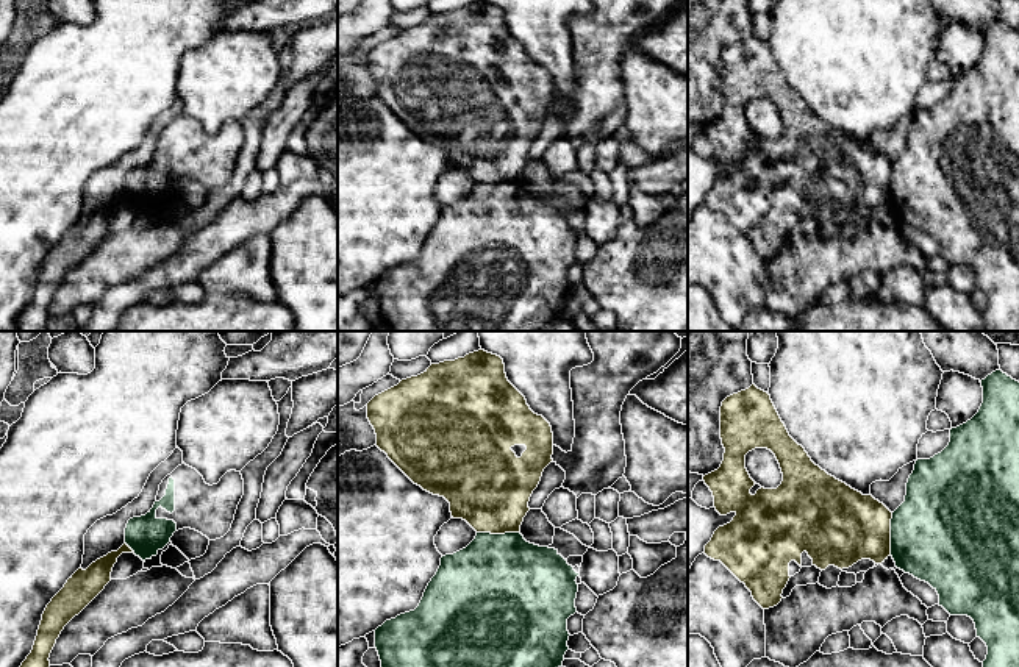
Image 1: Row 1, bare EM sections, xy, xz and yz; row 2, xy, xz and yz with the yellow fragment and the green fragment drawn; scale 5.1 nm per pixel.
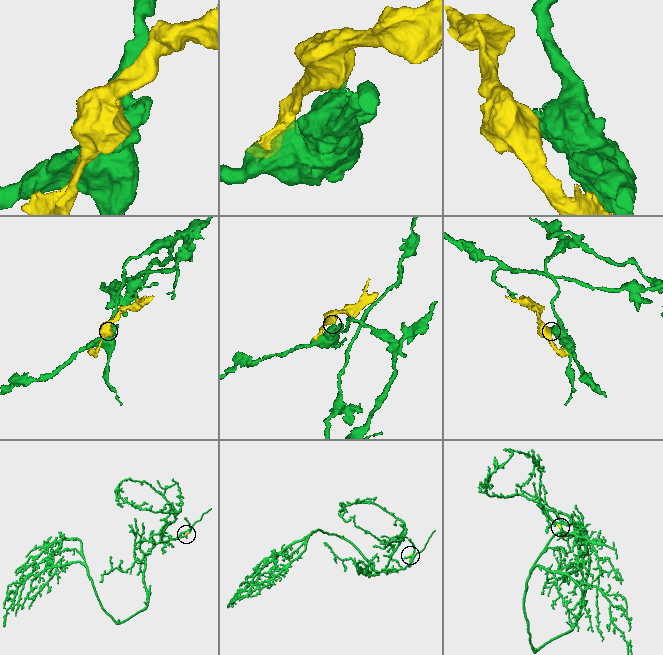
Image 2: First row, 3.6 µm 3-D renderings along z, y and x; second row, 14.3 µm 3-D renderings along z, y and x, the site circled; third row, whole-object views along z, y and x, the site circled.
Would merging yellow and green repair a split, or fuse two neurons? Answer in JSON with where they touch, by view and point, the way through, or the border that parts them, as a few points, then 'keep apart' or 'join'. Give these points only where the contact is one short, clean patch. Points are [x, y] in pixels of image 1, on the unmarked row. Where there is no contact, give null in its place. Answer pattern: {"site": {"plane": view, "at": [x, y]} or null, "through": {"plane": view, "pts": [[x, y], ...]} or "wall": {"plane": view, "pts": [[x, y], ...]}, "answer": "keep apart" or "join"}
{"site": {"plane": "xz", "at": [499, 183]}, "wall": {"plane": "xz", "pts": [[477, 181], [519, 183]]}, "answer": "keep apart"}

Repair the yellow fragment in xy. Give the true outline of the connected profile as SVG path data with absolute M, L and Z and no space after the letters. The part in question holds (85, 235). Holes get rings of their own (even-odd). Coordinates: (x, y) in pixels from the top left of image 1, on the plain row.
M123 194L117 202L111 202L106 206L92 212L86 220L78 219L64 234L64 237L52 248L47 255L42 270L38 280L38 286L31 303L19 317L19 331L47 331L47 323L50 317L50 303L56 294L64 276L78 266L111 231L111 222L117 208L122 203L134 203L127 194Z

